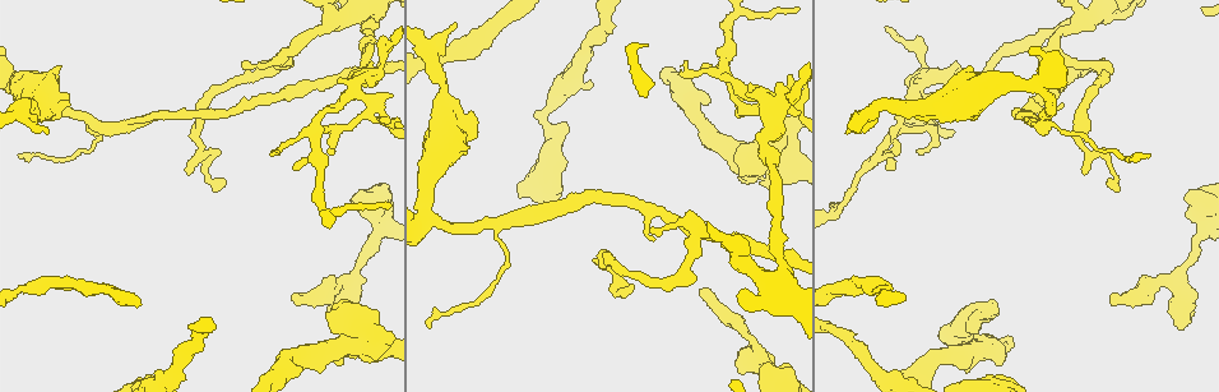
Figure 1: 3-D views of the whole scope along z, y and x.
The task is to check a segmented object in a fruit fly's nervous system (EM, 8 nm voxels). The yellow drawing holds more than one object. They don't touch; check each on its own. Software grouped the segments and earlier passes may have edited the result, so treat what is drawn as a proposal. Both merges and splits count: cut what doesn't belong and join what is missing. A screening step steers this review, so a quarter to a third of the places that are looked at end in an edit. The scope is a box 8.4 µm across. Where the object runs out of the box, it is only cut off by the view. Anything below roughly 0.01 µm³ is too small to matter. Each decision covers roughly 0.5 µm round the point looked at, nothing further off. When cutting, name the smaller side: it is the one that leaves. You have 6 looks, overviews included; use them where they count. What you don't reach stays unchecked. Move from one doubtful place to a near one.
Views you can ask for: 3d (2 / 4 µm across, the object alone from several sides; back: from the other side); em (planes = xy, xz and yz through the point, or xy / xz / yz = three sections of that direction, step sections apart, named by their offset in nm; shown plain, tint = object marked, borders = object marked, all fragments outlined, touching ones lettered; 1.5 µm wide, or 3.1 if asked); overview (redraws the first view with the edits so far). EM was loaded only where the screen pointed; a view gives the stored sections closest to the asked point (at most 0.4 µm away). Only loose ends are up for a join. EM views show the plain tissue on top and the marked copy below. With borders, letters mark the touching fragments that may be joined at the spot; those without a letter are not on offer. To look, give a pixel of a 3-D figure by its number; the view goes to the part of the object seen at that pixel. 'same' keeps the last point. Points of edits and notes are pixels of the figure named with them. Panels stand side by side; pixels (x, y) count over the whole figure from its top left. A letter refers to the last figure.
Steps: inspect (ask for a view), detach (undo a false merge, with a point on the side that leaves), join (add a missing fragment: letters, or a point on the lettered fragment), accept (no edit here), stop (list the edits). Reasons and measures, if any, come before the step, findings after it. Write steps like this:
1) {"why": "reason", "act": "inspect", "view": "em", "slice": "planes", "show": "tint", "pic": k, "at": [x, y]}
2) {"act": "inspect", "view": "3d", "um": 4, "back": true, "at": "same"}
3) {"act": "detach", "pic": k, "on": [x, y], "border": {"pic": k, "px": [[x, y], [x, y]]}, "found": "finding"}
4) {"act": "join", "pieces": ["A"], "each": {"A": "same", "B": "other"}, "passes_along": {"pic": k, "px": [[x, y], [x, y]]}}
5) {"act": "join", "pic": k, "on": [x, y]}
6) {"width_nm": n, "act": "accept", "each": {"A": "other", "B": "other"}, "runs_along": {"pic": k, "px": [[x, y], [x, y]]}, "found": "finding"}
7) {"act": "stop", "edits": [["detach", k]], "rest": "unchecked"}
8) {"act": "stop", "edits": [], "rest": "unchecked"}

{"act": "inspect", "view": "em", "slice": "xz", "step": 8, "show": "borders", "pic": 1, "at": [740, 358]}

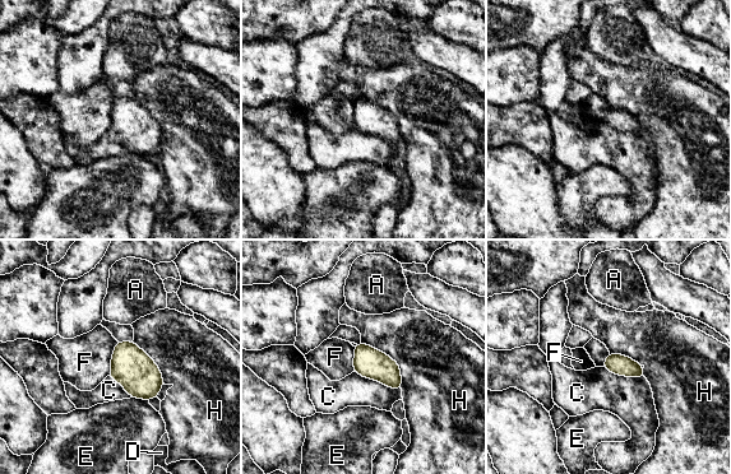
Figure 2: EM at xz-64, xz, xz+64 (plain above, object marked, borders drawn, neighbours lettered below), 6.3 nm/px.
{"act": "accept", "each": {"A": "other", "C": "other", "D": "other", "E": "other", "F": "other", "H": "other"}, "border": {"pic": 2, "px": [[118, 342], [107, 375]]}, "found": "none of them fits"}

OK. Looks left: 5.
{"why": "an open end", "act": "inspect", "view": "em", "slice": "xz", "step": 8, "show": "tint", "pic": 1, "at": [335, 310]}

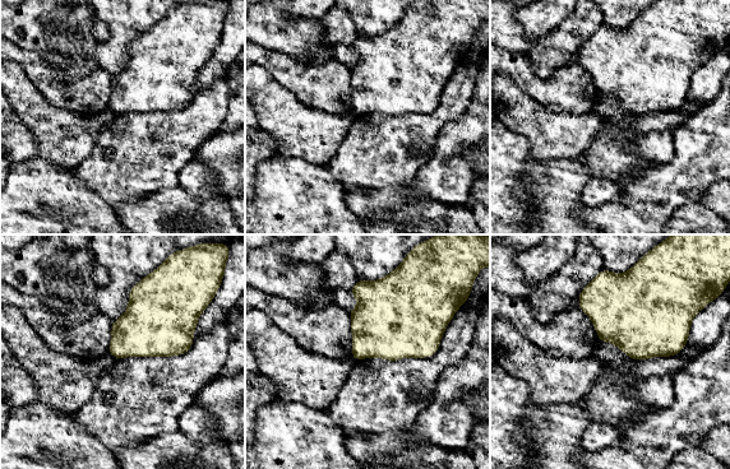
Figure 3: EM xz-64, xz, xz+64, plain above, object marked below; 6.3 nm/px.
{"act": "inspect", "view": "em", "slice": "planes", "show": "borders", "at": "same"}

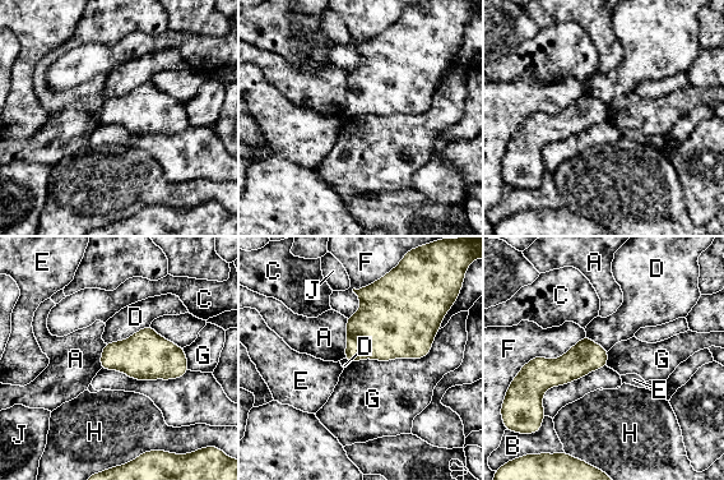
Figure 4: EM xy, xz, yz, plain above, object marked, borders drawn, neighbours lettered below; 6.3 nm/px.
{"act": "accept", "each": {"A": "other", "B": "other", "C": "other", "D": "other", "E": "other", "F": "other", "G": "other", "H": "other", "J": "other"}, "border": {"pic": 4, "px": [[585, 335], [530, 359], [500, 414]]}, "found": "none of them fits"}

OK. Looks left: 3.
{"why": "free end", "act": "inspect", "view": "em", "slice": "planes", "show": "tint", "pic": 1, "at": [47, 134]}

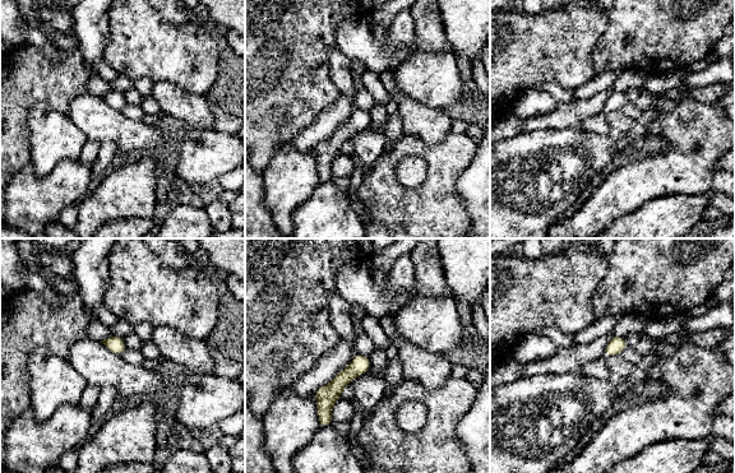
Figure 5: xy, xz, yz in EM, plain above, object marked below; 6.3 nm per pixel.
{"why": "what lies round it", "act": "inspect", "view": "em", "slice": "planes", "show": "borders", "at": "same"}

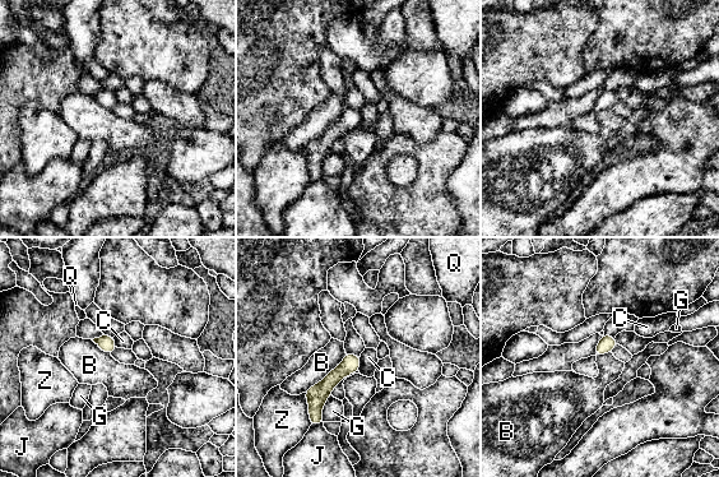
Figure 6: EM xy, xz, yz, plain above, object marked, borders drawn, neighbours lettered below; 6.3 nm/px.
{"act": "accept", "each": {"B": "other", "C": "other", "G": "other", "J": "other", "Q": "other", "Z": "other"}, "border": {"pic": 6, "px": [[346, 353], [339, 364], [304, 392]]}, "found": "no lettered fragment goes on from it"}

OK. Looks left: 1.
{"act": "stop", "edits": [], "rest": "unchecked"}

